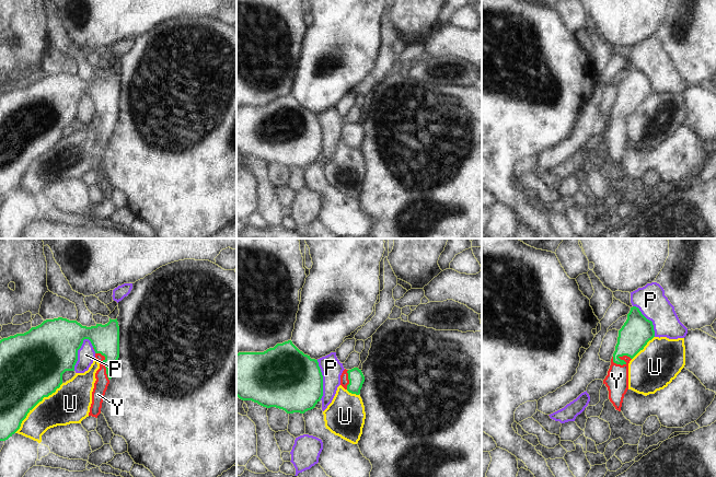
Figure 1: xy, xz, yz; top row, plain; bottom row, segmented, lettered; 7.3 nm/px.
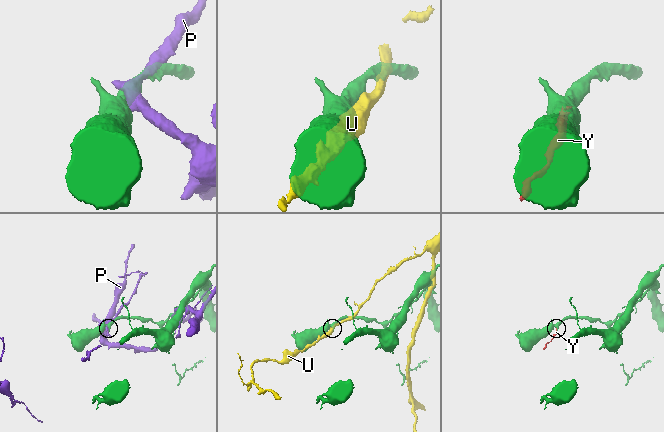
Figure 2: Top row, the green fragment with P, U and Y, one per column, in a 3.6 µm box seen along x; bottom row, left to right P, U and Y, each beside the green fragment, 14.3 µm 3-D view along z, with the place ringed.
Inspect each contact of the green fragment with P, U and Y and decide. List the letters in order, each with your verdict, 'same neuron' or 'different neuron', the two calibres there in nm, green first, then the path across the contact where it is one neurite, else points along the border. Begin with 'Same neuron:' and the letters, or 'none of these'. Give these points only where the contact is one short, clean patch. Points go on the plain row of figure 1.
Same neuron: Y
P: different neuron; calibres 400 and 130 nm
U: different neuron; calibres 440 and 280 nm
Y: same neuron; calibres 220 and 170 nm; way yz (637, 85), (620, 113), (624, 116), (619, 124), (616, 136)

